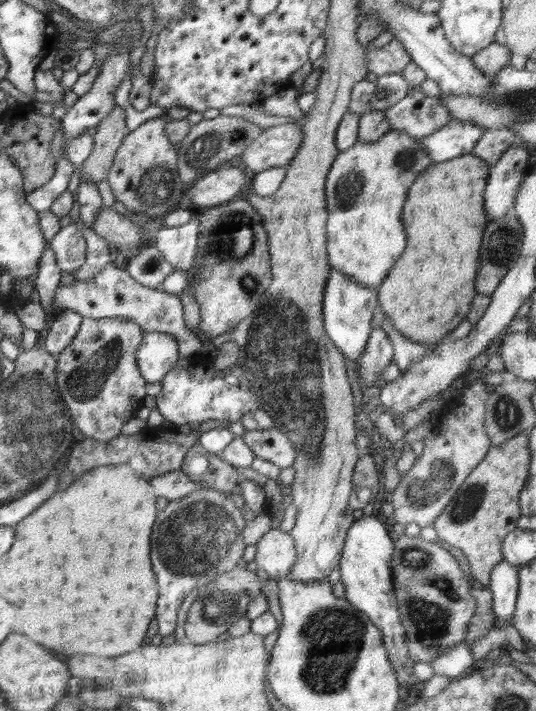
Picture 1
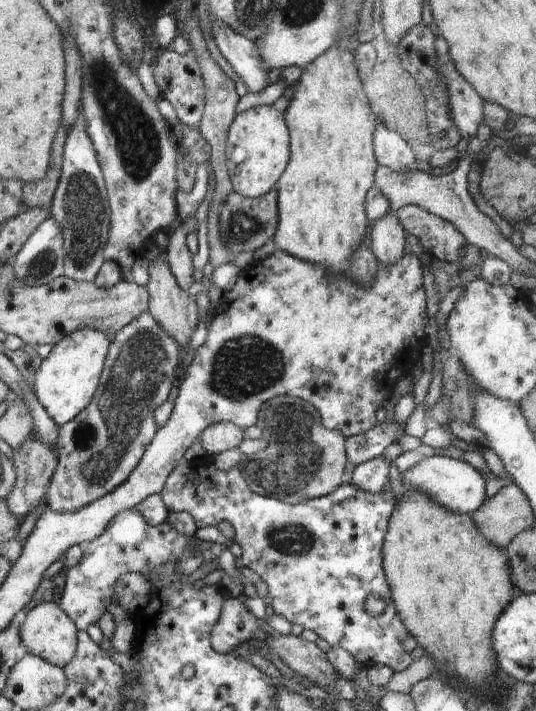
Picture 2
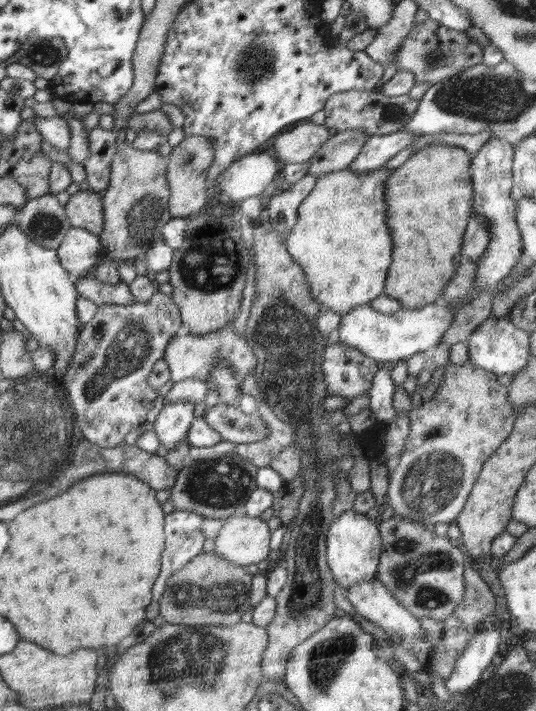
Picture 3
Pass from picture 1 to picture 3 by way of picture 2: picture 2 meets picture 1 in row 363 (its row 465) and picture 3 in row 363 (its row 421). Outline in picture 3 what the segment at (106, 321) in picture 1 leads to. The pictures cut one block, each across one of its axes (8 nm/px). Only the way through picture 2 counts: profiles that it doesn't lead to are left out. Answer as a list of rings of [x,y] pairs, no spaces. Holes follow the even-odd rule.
[[[156,292],[154,296],[152,296],[152,299],[145,303],[105,305],[98,308],[95,316],[81,328],[78,336],[79,340],[76,346],[76,353],[74,354],[72,361],[70,361],[70,364],[68,364],[68,370],[66,370],[66,374],[64,374],[63,377],[65,387],[68,390],[68,396],[70,396],[70,400],[72,400],[74,407],[73,411],[76,416],[76,425],[80,428],[80,432],[82,432],[84,439],[104,448],[114,448],[125,442],[124,437],[128,432],[137,429],[147,422],[147,414],[152,406],[154,406],[154,400],[159,396],[158,393],[156,393],[156,390],[148,385],[148,376],[150,376],[154,363],[163,358],[165,349],[171,342],[172,336],[175,336],[176,331],[181,326],[181,313],[179,312],[178,306],[176,306],[170,296],[166,296],[166,294],[161,294],[160,292]]]

